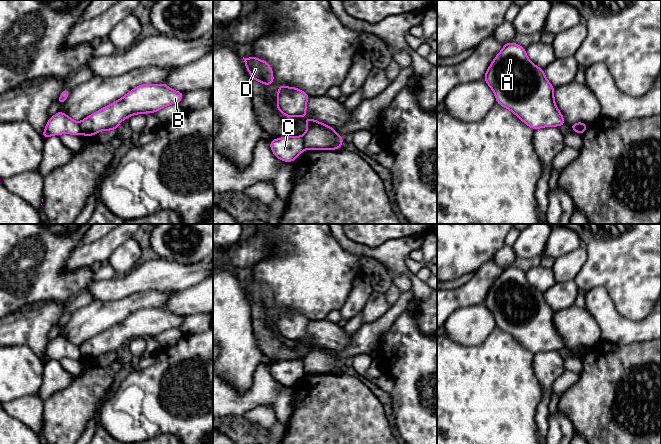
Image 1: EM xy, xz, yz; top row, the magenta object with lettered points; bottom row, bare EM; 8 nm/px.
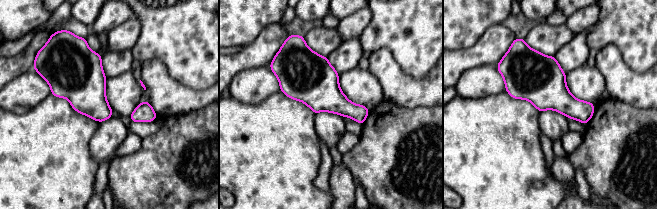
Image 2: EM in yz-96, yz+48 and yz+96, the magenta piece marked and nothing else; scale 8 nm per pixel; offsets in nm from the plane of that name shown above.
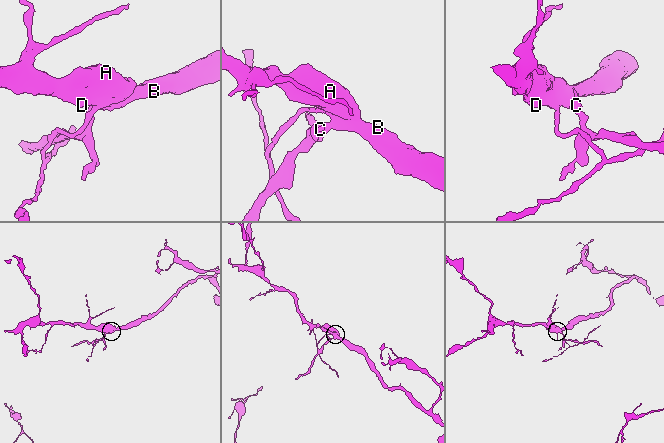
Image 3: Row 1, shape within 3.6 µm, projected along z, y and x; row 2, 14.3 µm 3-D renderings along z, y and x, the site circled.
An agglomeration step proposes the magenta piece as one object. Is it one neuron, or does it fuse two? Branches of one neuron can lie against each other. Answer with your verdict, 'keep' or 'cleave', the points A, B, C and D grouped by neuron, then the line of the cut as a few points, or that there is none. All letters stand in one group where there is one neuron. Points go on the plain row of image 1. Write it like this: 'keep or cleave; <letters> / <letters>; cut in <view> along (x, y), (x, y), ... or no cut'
cleave; A B D / C; cut in xy along (78, 346), (82, 357)

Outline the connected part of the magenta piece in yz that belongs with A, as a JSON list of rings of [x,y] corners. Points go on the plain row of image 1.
[[[513,266],[504,268],[485,296],[484,304],[493,314],[496,326],[533,354],[566,348],[554,324],[555,312],[547,304],[544,293],[529,284],[524,271]]]

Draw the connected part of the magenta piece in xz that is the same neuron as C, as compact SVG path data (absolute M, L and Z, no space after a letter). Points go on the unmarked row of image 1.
M290 360L270 364L270 373L279 384L294 386L306 372L302 360Z

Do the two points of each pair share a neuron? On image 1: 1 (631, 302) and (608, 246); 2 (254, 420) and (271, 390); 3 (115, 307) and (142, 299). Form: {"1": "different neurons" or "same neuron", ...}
{"1": "same neuron", "2": "different neurons", "3": "same neuron"}

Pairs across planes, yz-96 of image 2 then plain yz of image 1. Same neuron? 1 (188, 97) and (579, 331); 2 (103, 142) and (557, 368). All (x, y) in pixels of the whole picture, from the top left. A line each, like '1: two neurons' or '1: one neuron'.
1: two neurons
2: one neuron

